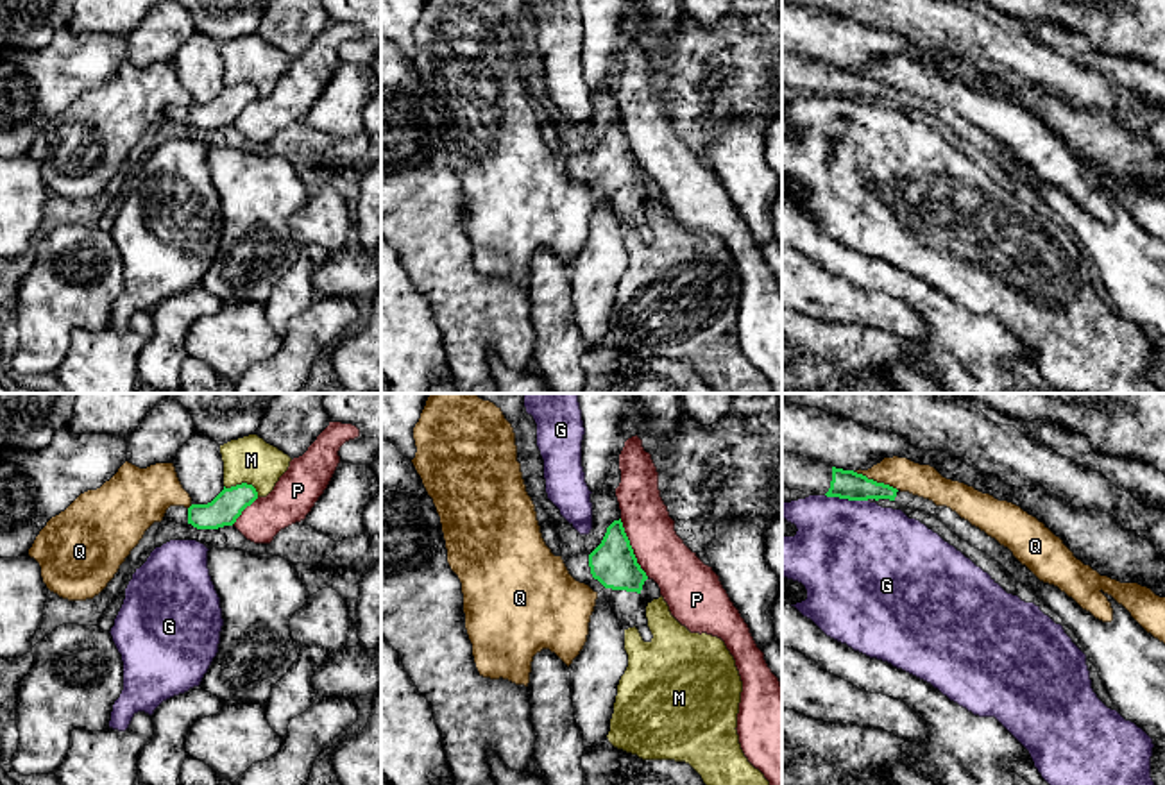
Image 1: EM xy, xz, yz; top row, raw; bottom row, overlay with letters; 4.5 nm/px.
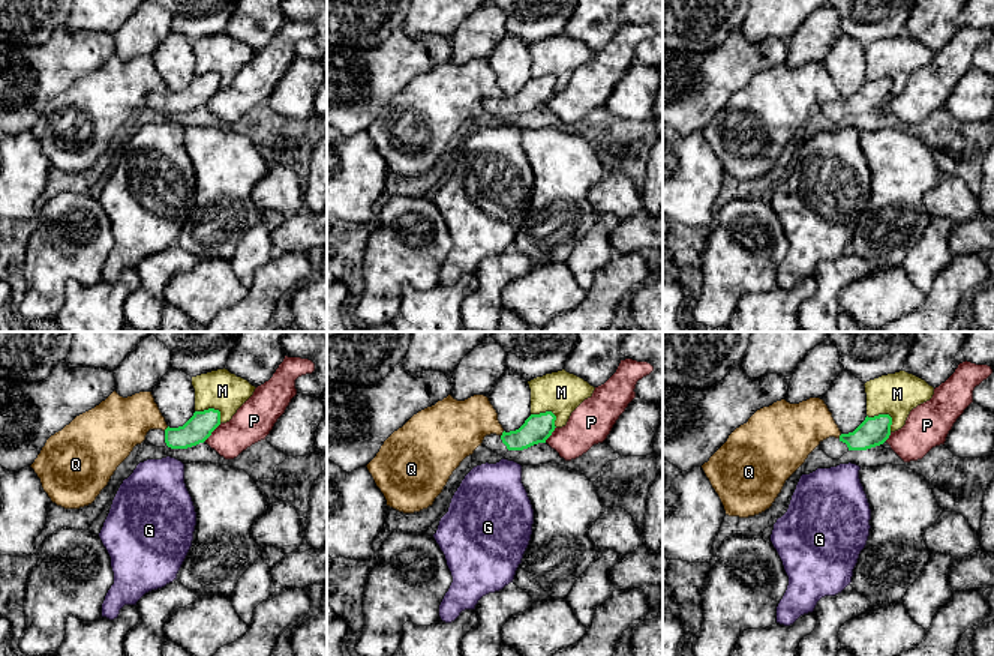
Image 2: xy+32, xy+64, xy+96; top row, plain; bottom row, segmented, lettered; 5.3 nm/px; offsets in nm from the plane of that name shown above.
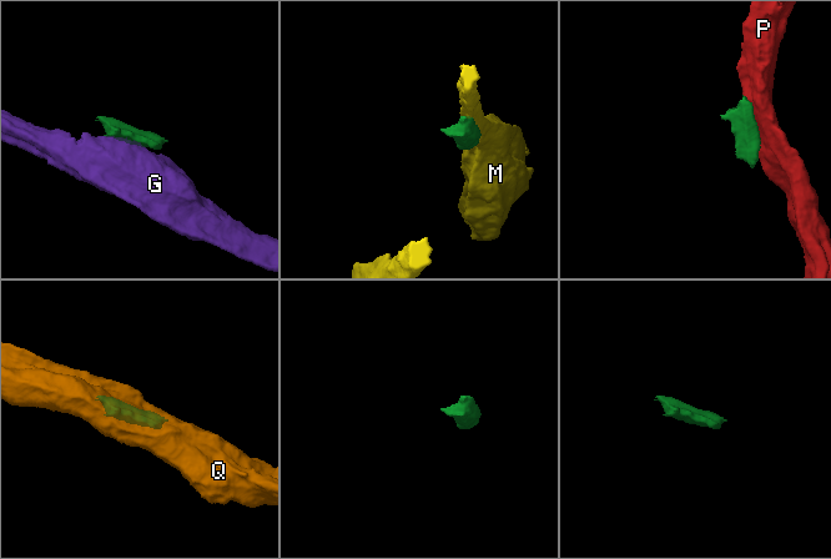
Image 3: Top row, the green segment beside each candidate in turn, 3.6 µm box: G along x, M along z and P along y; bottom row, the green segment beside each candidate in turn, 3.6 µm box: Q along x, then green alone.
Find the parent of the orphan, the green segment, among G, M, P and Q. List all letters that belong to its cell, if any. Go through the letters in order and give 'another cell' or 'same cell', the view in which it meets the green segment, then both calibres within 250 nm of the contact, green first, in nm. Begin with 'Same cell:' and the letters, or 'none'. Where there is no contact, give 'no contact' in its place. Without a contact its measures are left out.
Same cell: none
G: another cell; meets green in yz; 130 nm thick on the green side, 480 nm on the other
M: another cell; meets green in xy; 140 nm thick on the green side, 220 nm on the other
P: another cell; meets green in xz; 200 nm thick on the green side, 220 nm on the other
Q: another cell; meets green in yz; 130 nm thick on the green side, 150 nm on the other

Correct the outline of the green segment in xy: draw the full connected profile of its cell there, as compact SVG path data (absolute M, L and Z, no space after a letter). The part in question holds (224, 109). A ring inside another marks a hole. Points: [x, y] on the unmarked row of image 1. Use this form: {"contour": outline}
{"contour": "M242 82L225 88L208 104L170 106L165 120L177 123L191 123L197 129L218 129L233 125L242 111L258 98L252 84Z"}

